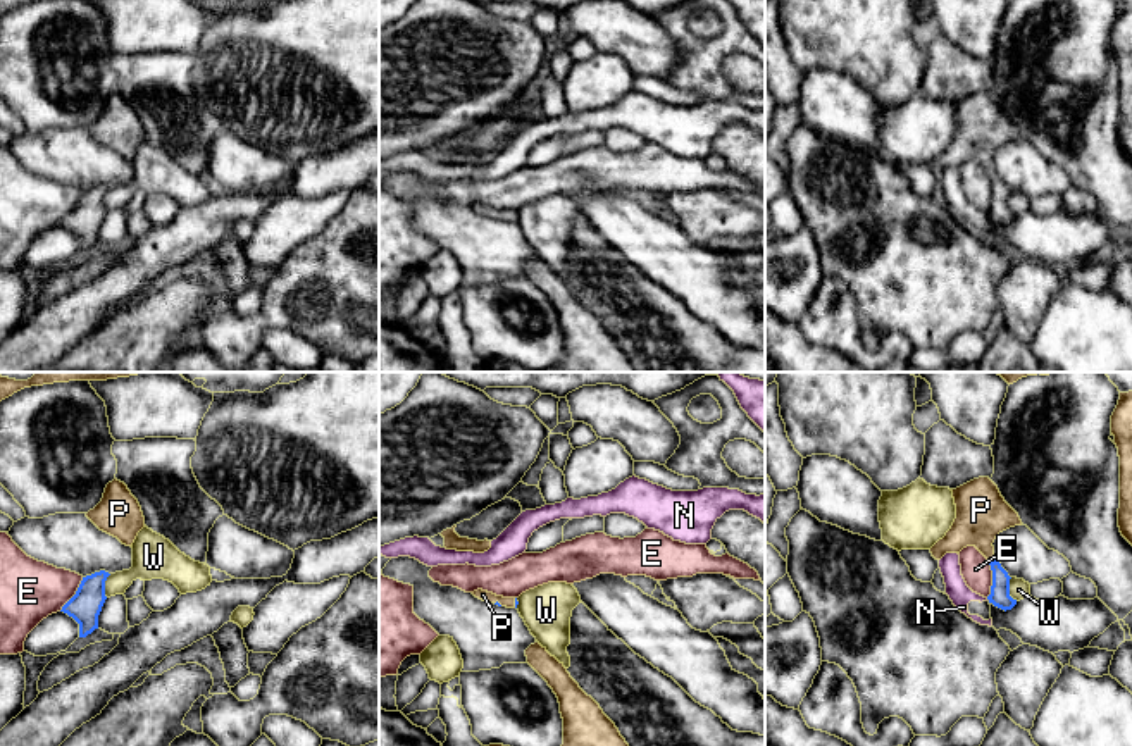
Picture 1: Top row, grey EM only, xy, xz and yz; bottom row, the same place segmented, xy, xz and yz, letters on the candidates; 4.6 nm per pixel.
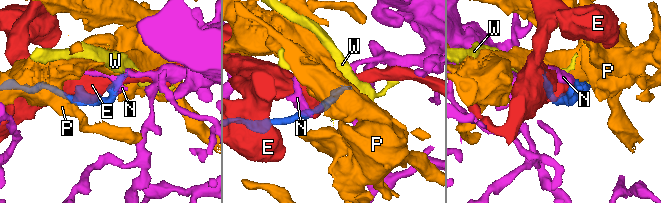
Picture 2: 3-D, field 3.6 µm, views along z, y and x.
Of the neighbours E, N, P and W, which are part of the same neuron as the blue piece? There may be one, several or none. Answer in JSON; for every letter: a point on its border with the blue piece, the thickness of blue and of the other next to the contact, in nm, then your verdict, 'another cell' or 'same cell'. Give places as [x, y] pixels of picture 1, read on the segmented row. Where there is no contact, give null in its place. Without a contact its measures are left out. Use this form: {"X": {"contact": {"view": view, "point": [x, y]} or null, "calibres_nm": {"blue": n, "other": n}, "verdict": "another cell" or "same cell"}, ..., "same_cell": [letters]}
{"E": {"contact": {"view": "yz", "point": [993, 579]}, "calibres_nm": {"blue": 100, "other": 140}, "verdict": "another cell"}, "N": {"contact": {"view": "yz", "point": [989, 602]}, "calibres_nm": {"blue": 100, "other": 100}, "verdict": "another cell"}, "P": {"contact": {"view": "yz", "point": [991, 562]}, "calibres_nm": {"blue": 100, "other": 240}, "verdict": "same cell"}, "W": {"contact": {"view": "yz", "point": [1008, 590]}, "calibres_nm": {"blue": 100, "other": 90}, "verdict": "another cell"}, "same_cell": ["P"]}

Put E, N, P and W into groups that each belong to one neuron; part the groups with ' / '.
E / N / P / W

